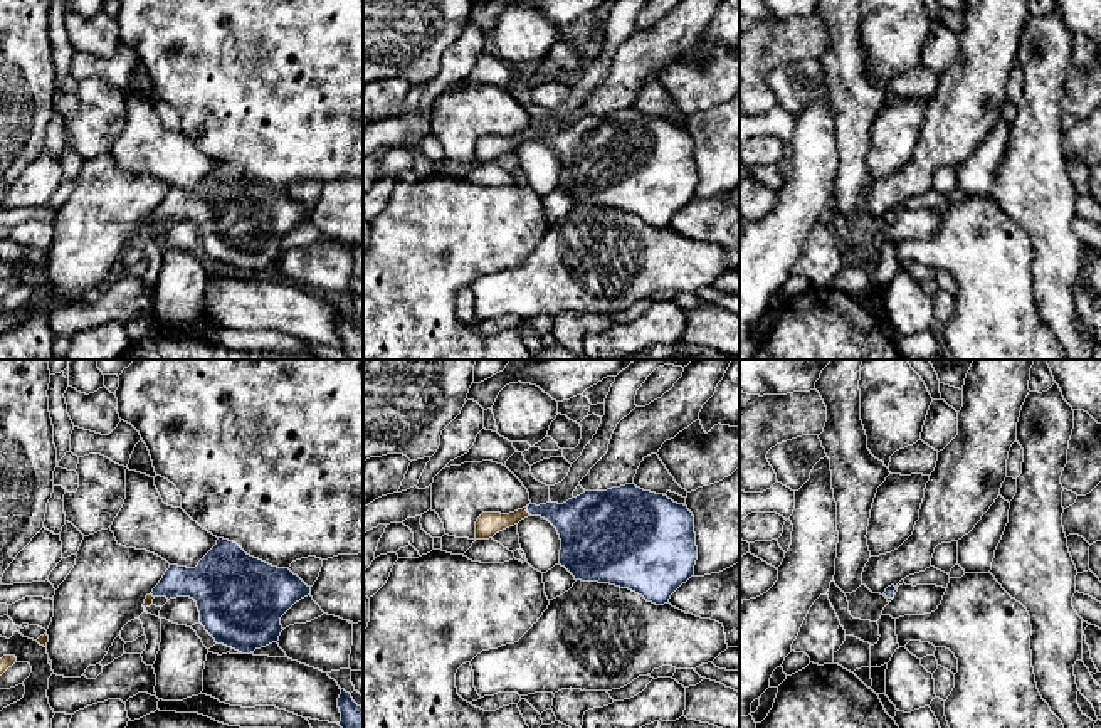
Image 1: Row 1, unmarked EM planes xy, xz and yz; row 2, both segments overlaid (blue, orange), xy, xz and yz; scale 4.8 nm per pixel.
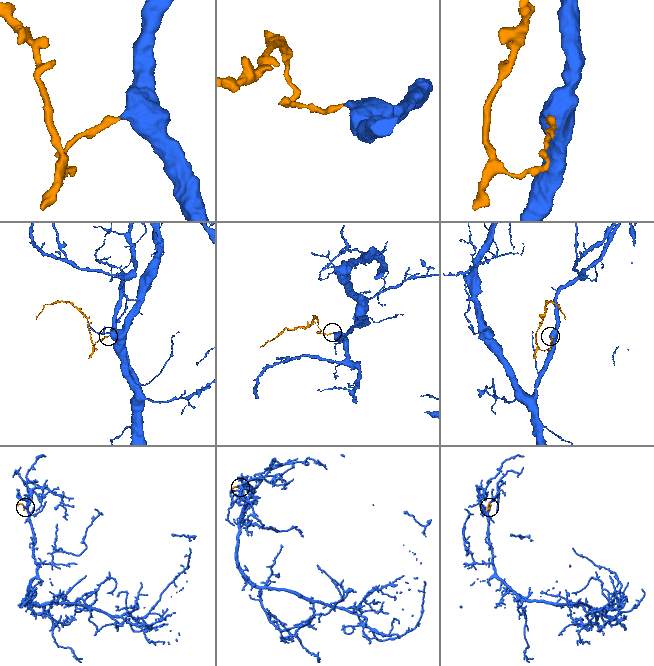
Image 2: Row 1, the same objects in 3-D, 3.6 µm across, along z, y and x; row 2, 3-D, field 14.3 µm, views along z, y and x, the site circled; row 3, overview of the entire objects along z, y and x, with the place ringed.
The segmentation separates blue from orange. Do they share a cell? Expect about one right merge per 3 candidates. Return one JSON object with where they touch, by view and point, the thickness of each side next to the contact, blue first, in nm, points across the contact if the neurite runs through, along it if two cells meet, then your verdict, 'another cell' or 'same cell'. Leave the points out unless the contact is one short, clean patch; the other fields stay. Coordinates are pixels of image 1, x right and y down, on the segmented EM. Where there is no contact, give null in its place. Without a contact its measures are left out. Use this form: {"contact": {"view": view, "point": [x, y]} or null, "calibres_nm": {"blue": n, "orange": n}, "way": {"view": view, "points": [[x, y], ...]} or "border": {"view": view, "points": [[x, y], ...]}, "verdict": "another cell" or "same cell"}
{"contact": {"view": "xz", "point": [526, 510]}, "calibres_nm": {"blue": 220, "orange": 110}, "way": {"view": "xz", "points": [[577, 522], [553, 511], [526, 510], [515, 518], [488, 525]]}, "verdict": "same cell"}

